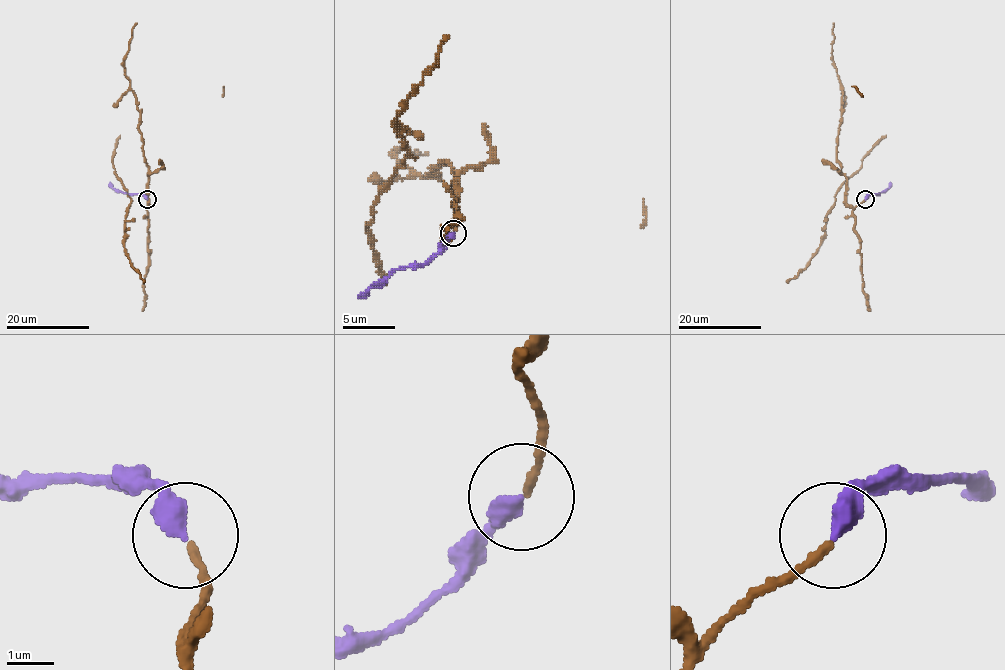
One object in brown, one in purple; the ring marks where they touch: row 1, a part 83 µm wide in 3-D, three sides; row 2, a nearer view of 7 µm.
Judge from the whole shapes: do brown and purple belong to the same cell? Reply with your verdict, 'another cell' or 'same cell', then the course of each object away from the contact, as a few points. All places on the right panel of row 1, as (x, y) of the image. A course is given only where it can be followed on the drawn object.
same cell; brown runs (865, 200), (854, 208), (846, 203), (846, 177), (837, 159), (842, 89), (832, 55), (833, 23); purple runs (865, 198), (884, 191), (890, 182)

